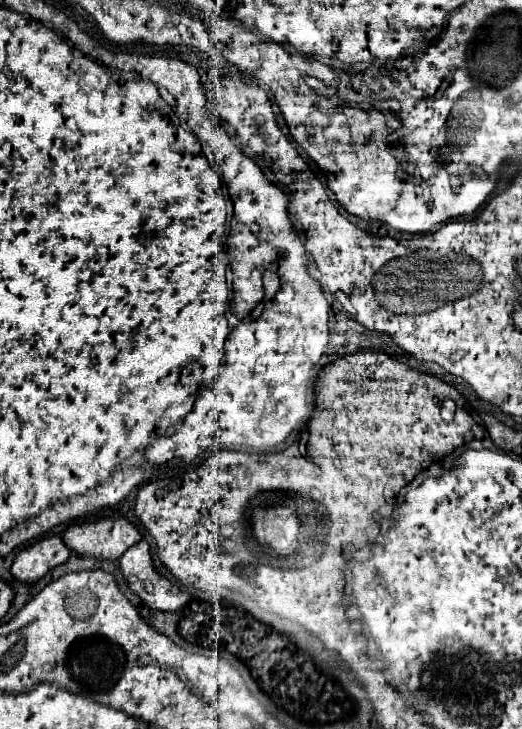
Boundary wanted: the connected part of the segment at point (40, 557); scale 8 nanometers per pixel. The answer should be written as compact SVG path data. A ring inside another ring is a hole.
M59 536L41 538L35 544L21 550L11 566L11 574L21 582L37 582L49 570L63 564L69 558L69 548Z

